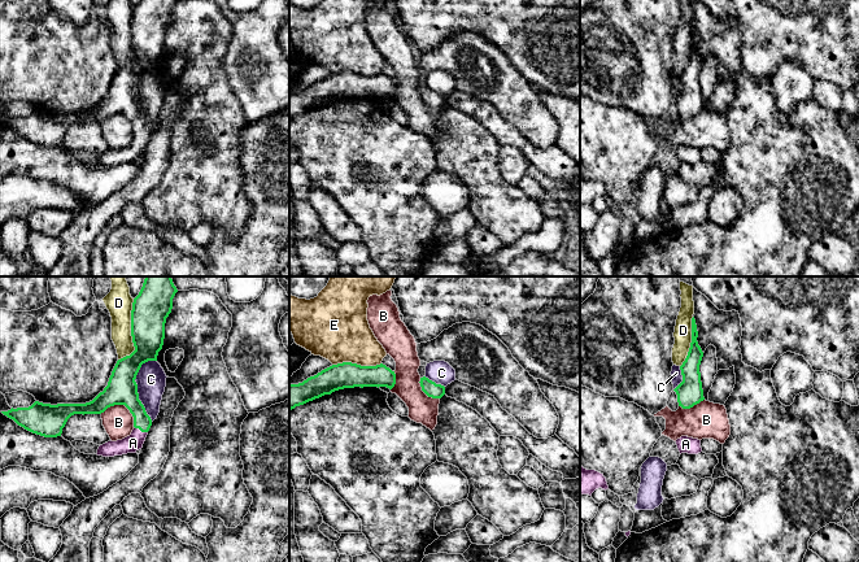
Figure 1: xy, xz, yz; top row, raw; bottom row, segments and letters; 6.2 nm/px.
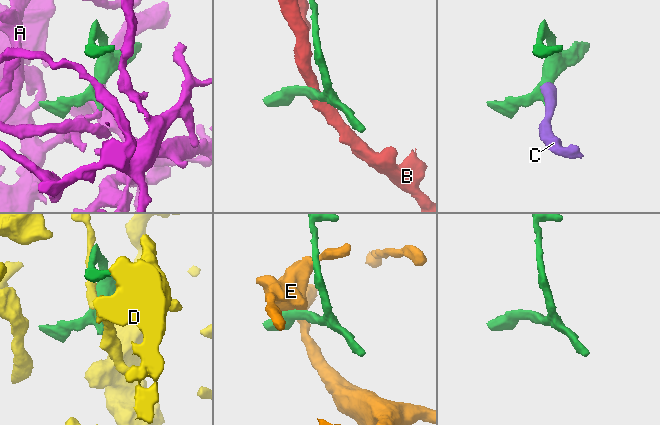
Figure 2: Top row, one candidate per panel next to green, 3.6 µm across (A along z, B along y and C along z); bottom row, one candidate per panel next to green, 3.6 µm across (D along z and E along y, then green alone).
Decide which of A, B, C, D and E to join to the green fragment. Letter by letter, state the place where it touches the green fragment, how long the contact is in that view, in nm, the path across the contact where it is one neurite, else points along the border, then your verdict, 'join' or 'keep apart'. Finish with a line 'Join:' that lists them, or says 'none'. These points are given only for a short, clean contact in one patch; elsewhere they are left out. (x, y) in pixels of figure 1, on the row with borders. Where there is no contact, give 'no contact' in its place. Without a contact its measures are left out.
A: xy (140, 430) | 100 nm | across xy (125, 393), (140, 415), (140, 430), (133, 443) | join
B: xy (122, 404) | 240 nm | along xy (100, 413), (110, 406), (123, 405), (131, 414), (134, 426) | keep apart
C: xy (136, 390) | 380 nm | keep apart
D: xy (131, 332) | 400 nm | keep apart
E: xz (356, 364) | 300 nm | along xz (380, 362), (375, 365), (350, 362), (332, 365) | keep apart
Join: A

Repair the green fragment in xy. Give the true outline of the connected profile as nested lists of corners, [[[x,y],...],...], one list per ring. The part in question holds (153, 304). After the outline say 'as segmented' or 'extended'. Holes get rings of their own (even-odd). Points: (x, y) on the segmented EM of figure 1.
[[[145,276],[131,310],[131,336],[135,350],[117,361],[108,385],[86,404],[43,404],[1,411],[25,430],[44,436],[61,436],[67,419],[74,414],[101,414],[114,405],[125,405],[134,417],[130,436],[99,446],[97,456],[114,457],[136,453],[143,448],[152,419],[139,400],[136,375],[143,363],[157,361],[165,339],[166,318],[178,292],[171,276]]]; extended

